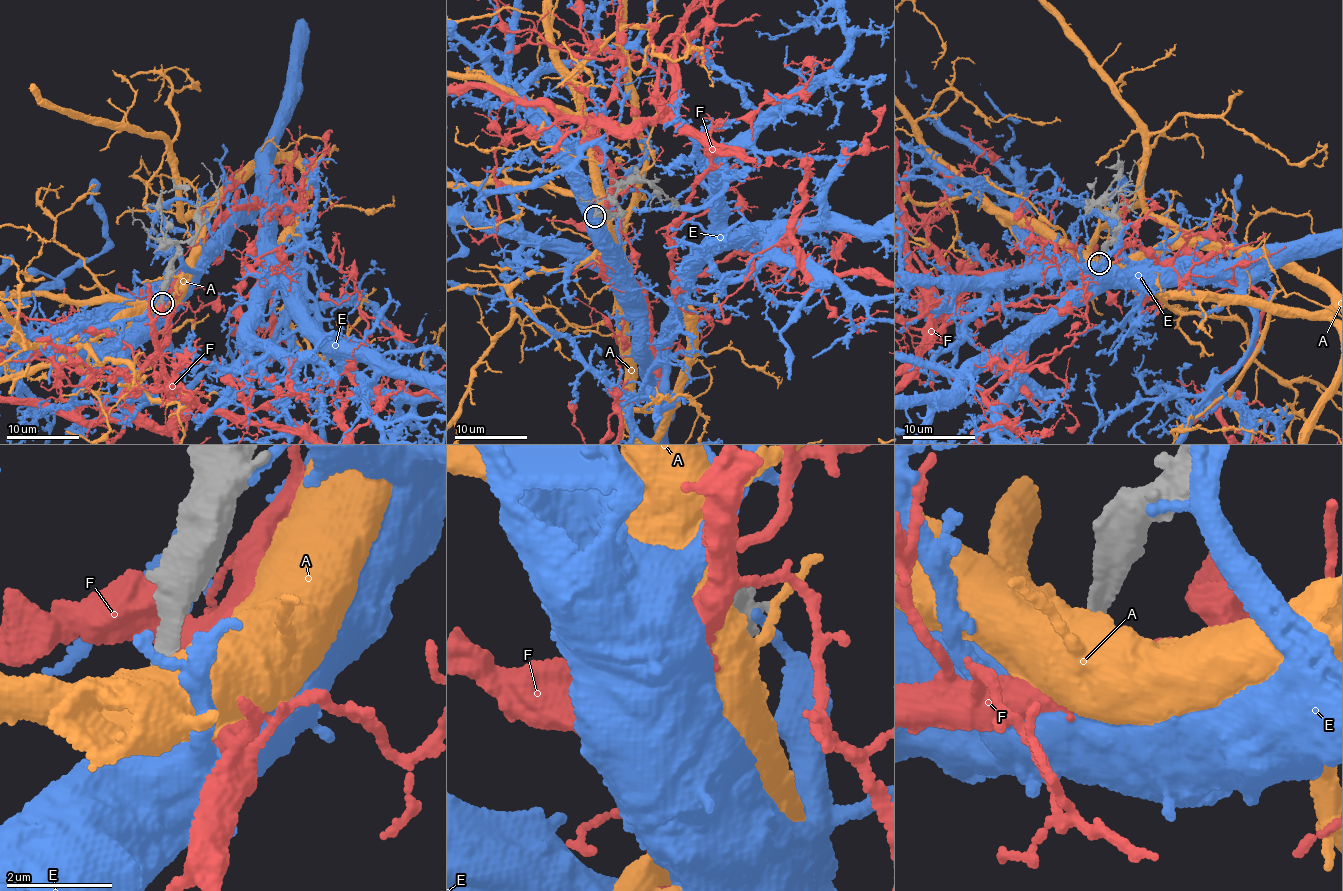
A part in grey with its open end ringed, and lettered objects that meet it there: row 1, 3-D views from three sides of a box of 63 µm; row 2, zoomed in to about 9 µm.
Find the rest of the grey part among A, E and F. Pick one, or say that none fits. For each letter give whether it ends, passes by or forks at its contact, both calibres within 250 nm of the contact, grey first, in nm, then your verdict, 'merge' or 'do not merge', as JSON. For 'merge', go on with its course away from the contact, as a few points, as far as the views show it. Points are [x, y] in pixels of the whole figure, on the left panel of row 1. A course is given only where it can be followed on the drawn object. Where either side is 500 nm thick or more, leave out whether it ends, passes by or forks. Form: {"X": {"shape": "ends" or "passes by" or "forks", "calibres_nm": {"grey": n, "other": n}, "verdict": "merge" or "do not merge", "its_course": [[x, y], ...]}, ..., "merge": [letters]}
{"A": {"calibres_nm": {"grey": 280, "other": 950}, "verdict": "do not merge"}, "E": {"calibres_nm": {"grey": 240, "other": 750}, "verdict": "do not merge"}, "F": {"shape": "ends", "calibres_nm": {"grey": 240, "other": 400}, "verdict": "merge"}, "merge": ["F"]}

